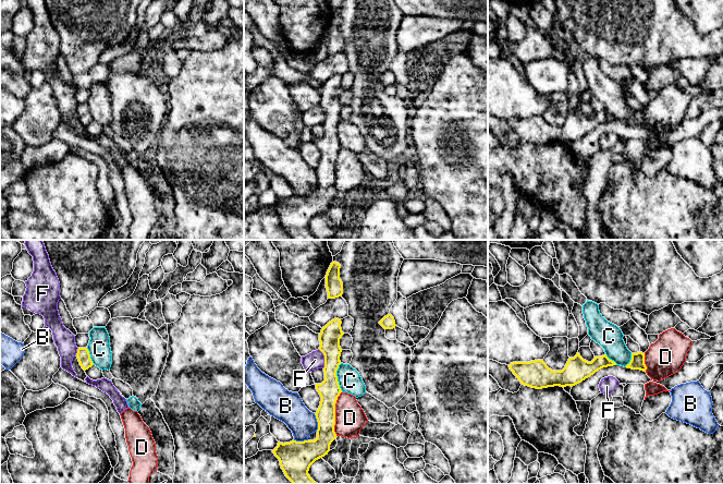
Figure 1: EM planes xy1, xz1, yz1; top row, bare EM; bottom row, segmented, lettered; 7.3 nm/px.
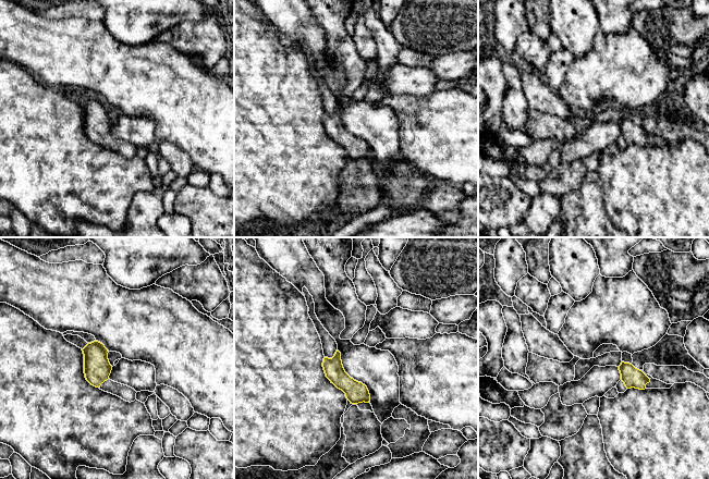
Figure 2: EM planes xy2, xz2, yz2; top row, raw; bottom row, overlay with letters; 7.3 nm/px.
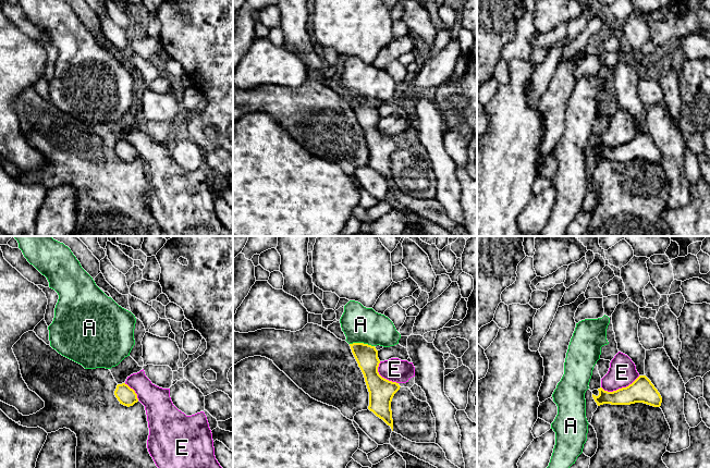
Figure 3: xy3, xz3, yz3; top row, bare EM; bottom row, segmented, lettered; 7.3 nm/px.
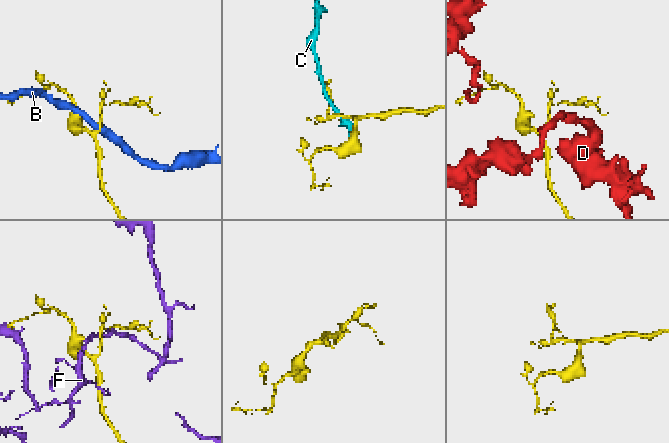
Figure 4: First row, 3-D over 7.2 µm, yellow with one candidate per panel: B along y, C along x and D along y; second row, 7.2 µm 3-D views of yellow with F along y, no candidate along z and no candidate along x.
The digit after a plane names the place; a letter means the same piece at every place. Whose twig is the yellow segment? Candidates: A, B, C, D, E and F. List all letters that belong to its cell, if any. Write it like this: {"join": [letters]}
{"join": []}

